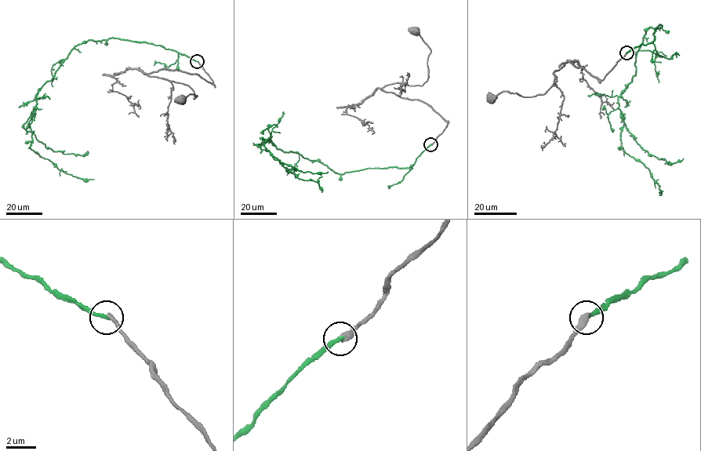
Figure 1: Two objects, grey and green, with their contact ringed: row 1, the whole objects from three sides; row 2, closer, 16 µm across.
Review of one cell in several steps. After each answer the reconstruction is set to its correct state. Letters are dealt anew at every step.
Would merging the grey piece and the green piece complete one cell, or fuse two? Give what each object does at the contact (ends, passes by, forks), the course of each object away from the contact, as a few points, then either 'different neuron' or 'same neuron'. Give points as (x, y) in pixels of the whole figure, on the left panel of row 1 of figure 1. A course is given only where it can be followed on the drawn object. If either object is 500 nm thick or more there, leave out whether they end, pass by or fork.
grey ends there; green ends there; grey runs (197, 61), (213, 85), (197, 74), (174, 70), (147, 74), (187, 85), (194, 99), (197, 96), (179, 99); green runs (197, 61), (144, 41), (109, 38), (78, 44), (38, 92), (30, 124), (30, 147), (67, 173), (93, 180); different neuron

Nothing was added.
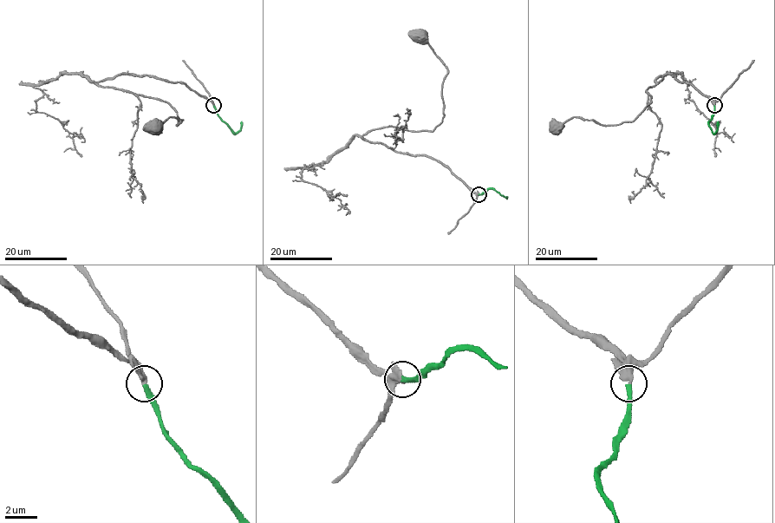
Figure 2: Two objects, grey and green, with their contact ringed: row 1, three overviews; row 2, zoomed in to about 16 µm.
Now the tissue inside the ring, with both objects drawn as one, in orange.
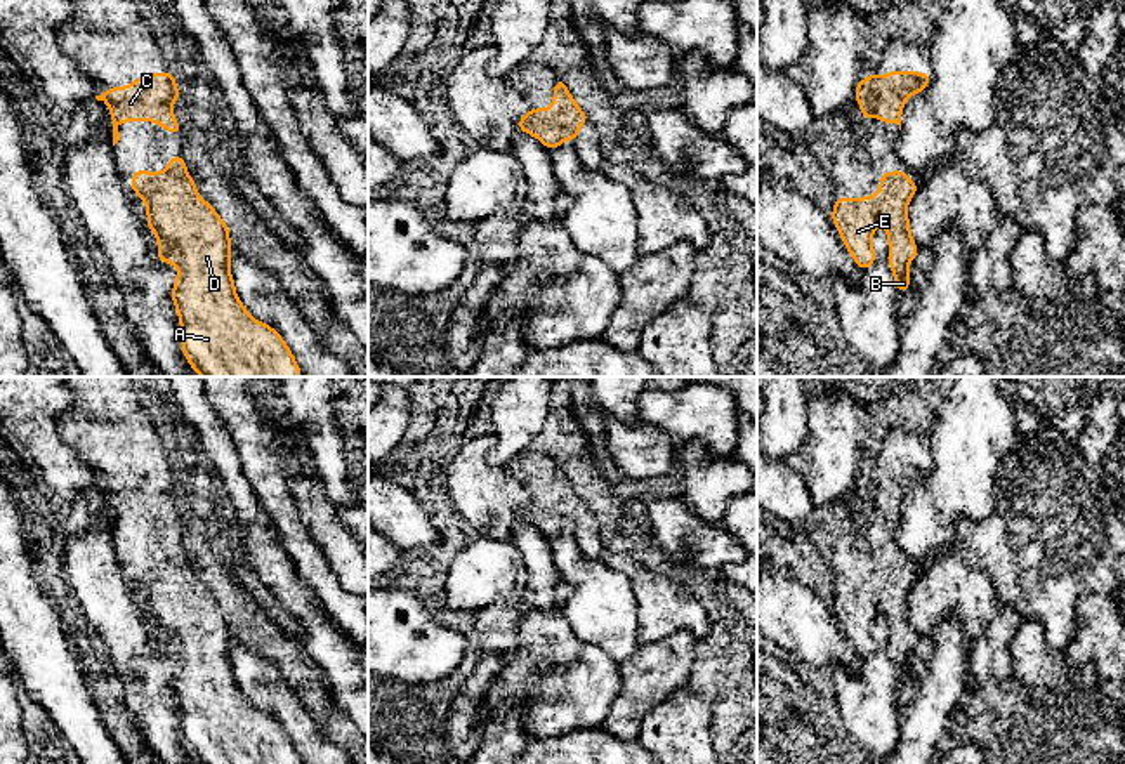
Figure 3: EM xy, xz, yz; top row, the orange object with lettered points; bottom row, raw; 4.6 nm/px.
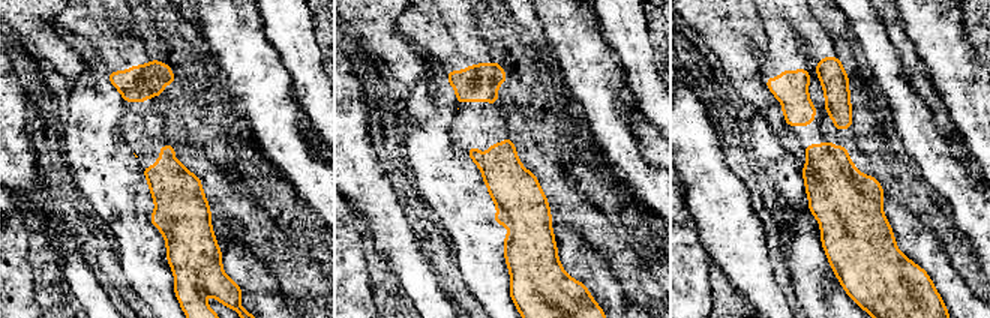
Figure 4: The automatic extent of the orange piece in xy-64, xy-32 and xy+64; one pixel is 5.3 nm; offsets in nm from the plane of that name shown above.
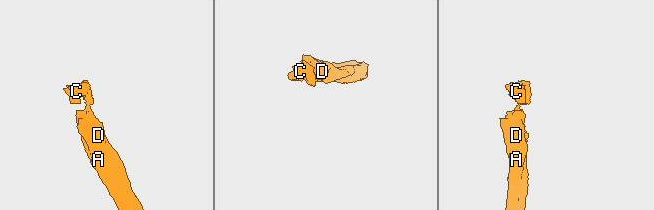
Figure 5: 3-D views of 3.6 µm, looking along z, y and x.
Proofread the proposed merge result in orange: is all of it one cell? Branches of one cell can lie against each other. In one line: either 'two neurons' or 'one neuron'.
one neuron

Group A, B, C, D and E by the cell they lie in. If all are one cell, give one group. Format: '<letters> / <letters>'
A B C D E

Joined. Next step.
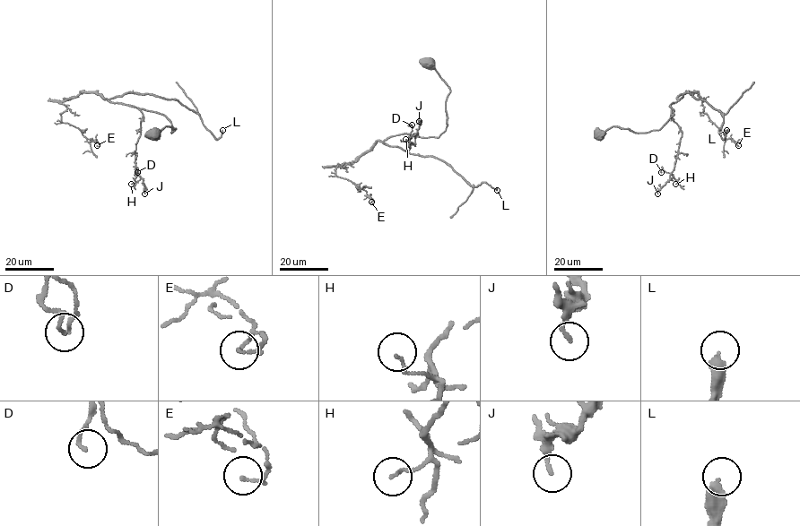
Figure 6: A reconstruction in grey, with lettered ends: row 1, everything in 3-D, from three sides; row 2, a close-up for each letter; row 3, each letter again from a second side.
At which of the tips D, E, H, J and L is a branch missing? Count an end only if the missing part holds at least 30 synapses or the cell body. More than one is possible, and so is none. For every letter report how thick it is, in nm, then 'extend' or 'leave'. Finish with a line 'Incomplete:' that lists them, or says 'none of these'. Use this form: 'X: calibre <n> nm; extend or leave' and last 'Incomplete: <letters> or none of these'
D: calibre 110 nm; leave
E: calibre 110 nm; leave
H: calibre 100 nm; leave
J: calibre 140 nm; leave
L: calibre 400 nm; extend
Incomplete: L

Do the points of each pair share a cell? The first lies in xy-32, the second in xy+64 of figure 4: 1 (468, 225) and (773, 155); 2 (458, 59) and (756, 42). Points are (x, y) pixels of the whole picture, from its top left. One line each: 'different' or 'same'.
1: same
2: different

